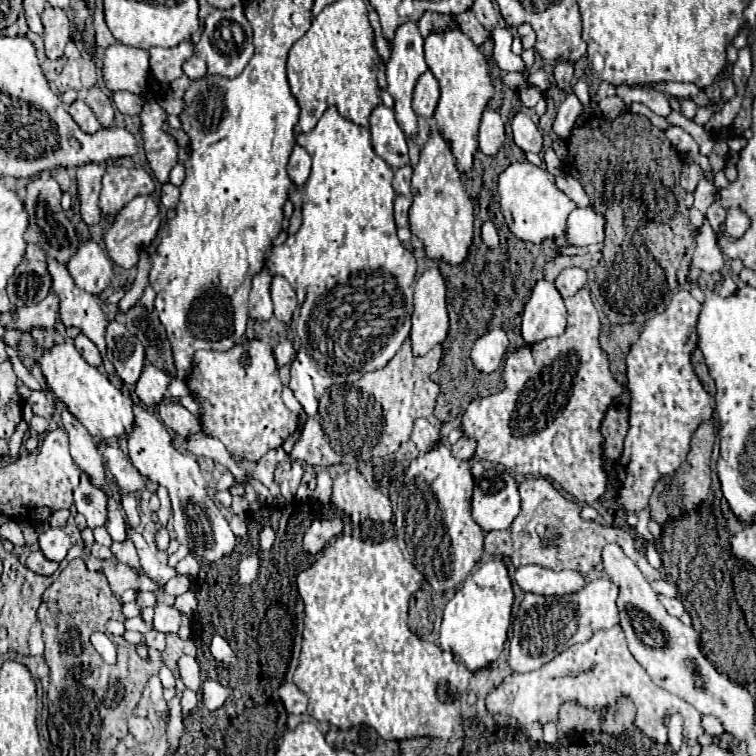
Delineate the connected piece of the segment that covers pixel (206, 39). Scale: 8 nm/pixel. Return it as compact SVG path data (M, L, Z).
M234 7L230 11L214 9L204 21L204 31L202 31L202 37L200 37L200 43L196 45L196 49L198 49L198 55L208 63L210 75L224 75L224 77L240 75L254 55L252 29L250 29L250 23L246 21L242 9L240 7Z

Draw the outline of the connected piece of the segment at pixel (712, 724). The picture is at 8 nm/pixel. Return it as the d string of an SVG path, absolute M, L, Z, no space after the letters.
M704 715L704 717L702 717L702 727L704 727L706 733L710 733L710 735L714 735L714 737L720 737L720 735L724 733L722 723L720 723L716 717L710 717L710 715Z

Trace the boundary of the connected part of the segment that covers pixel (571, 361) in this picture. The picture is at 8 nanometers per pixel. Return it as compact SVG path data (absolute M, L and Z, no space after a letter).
M580 289L576 295L568 297L566 299L566 309L568 309L568 327L566 327L566 333L560 335L560 337L550 337L550 339L544 339L544 341L538 341L534 345L528 345L528 347L522 347L518 351L514 351L512 355L508 355L506 363L504 363L504 391L498 393L498 395L490 395L490 397L484 397L484 399L476 399L474 403L470 403L462 415L462 423L464 423L464 433L474 437L478 447L476 447L476 457L484 459L484 461L492 461L492 463L502 463L508 471L520 475L520 477L526 477L526 475L540 475L540 477L548 477L552 479L554 483L558 483L566 493L570 493L578 503L588 503L592 505L596 499L600 499L606 491L606 473L604 473L604 437L600 433L600 423L604 419L604 413L606 409L610 407L610 403L624 393L624 385L618 383L614 379L614 375L610 373L610 367L608 367L608 355L606 351L600 347L598 343L598 335L600 335L600 317L598 317L598 311L590 299L590 293L588 289Z

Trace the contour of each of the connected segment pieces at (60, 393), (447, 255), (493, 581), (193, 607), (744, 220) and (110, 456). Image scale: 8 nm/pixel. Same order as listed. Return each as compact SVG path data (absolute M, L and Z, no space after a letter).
M58 343L54 349L44 351L38 363L54 395L68 407L72 415L78 417L78 421L88 429L94 439L118 441L120 437L128 435L128 431L132 431L136 421L130 397L124 395L106 373L100 373L96 367L88 365L74 349L74 345Z
M438 129L430 131L430 139L426 141L426 145L420 151L420 161L414 167L414 177L412 177L412 197L414 197L414 201L410 207L410 231L424 241L426 257L432 257L432 259L442 257L444 261L448 261L452 265L462 263L466 259L468 247L472 243L474 201L466 193L466 187L462 181L462 171L456 165L456 157L452 153L452 147L450 147L448 139L442 137L442 133L438 133Z
M492 557L482 563L448 601L442 617L440 647L452 651L470 671L482 669L498 659L504 649L506 633L512 621L514 591L508 575L508 567L502 557Z
M188 591L188 593L180 595L180 597L176 597L176 603L174 603L174 605L176 605L178 611L192 616L197 610L198 602L196 597L194 597L194 593Z
M730 207L728 209L728 217L724 223L724 229L732 235L732 237L742 237L746 233L746 229L750 227L750 219L748 215L744 215L744 211L740 211L738 207Z
M102 443L98 445L100 453L104 455L108 467L110 467L110 473L114 475L114 481L118 483L118 487L124 491L124 493L136 493L144 487L144 479L142 475L134 469L134 465L124 457L124 453L120 451L120 447L116 443Z

